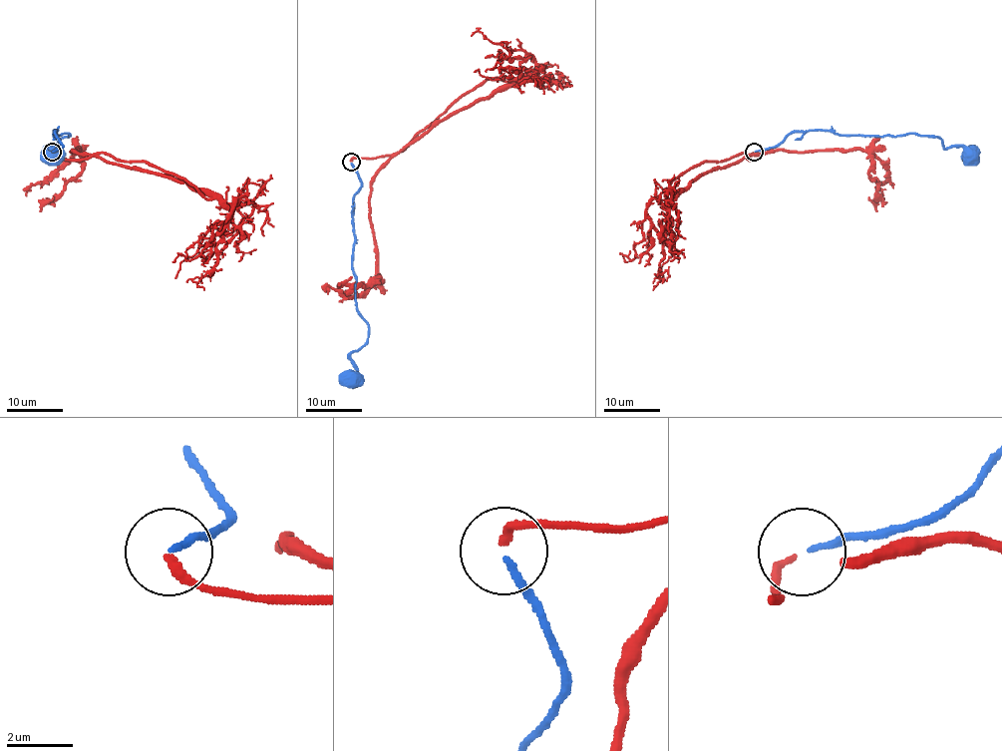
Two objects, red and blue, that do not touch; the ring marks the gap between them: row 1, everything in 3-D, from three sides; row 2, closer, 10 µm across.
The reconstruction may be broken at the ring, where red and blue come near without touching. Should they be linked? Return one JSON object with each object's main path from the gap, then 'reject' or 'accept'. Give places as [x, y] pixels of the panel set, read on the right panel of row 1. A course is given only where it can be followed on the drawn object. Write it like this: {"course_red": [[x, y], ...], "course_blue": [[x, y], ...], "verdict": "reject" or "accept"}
{"course_red": [[753, 153], [750, 160], [701, 174], [669, 204], [650, 201], [635, 256], [631, 260], [622, 255], [628, 262]], "course_blue": [[755, 151], [779, 146], [791, 133], [810, 130], [937, 136], [942, 146], [962, 147], [969, 156]], "verdict": "accept"}

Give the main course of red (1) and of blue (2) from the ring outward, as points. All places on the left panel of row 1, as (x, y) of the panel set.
1: (53, 153), (164, 174), (224, 204), (236, 198), (197, 256), (171, 262)
2: (53, 151), (63, 146), (54, 130), (57, 136), (68, 133), (70, 136), (51, 147), (57, 147), (51, 156)

